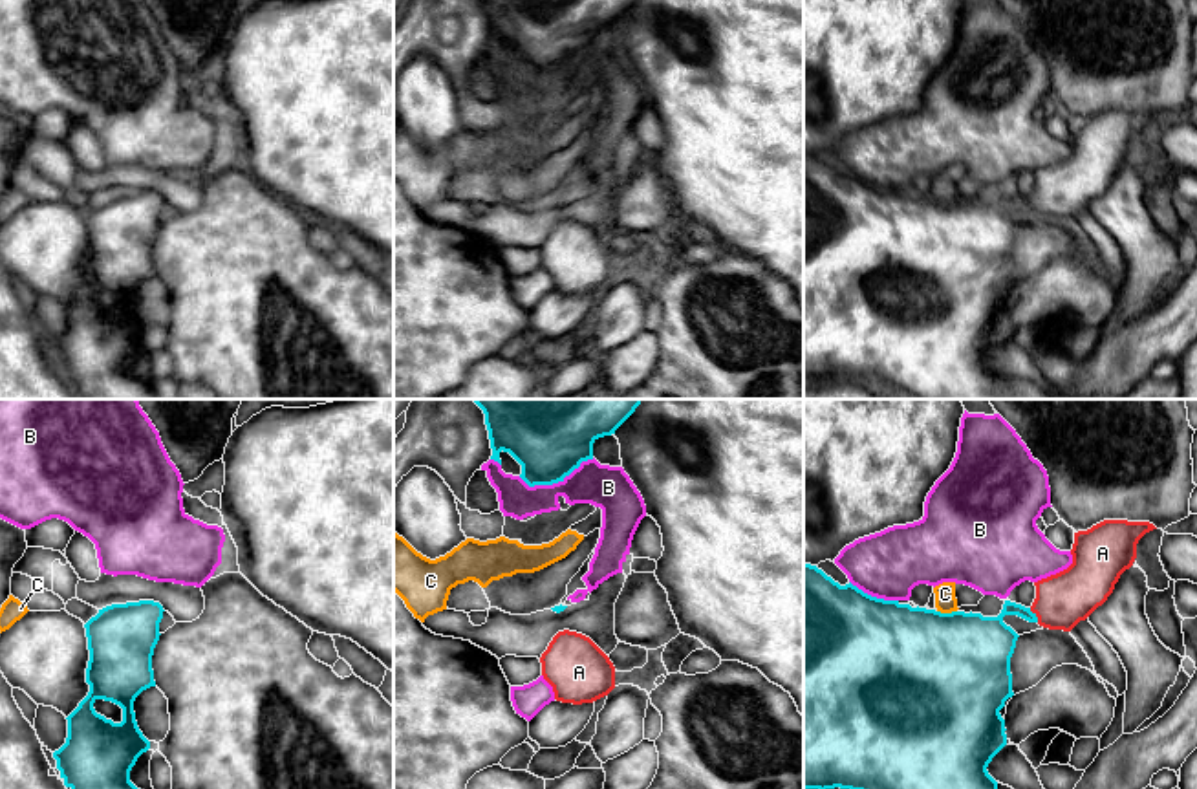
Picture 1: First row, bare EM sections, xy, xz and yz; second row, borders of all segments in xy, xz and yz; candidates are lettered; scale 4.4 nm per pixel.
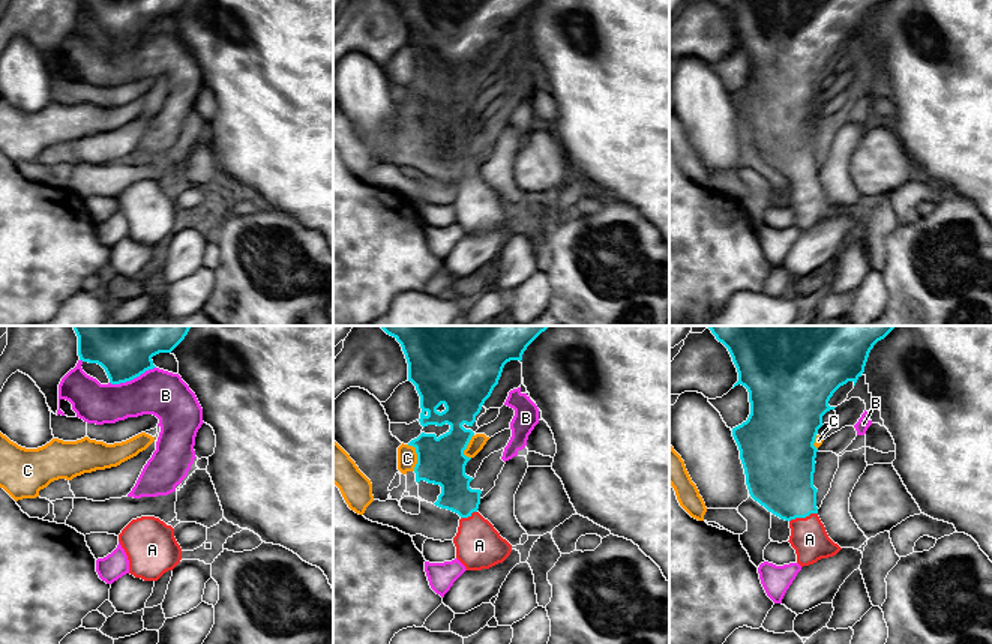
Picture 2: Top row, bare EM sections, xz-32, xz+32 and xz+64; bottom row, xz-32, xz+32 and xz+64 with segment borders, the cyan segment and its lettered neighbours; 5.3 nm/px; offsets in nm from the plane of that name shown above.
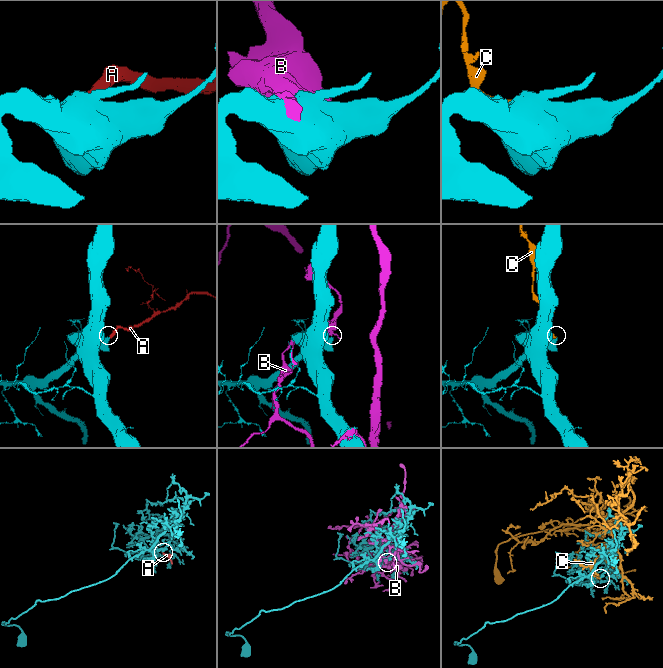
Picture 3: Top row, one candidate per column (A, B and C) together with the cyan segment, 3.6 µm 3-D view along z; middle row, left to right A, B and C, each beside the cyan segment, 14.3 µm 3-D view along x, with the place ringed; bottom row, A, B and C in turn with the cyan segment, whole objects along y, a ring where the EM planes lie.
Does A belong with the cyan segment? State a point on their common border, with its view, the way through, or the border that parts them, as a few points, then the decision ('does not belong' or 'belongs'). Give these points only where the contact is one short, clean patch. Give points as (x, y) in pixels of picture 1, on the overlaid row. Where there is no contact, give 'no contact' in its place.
yz (1035, 616) | across yz (985, 643), (1007, 610), (1035, 616), (1056, 606), (1064, 599) | belongs

